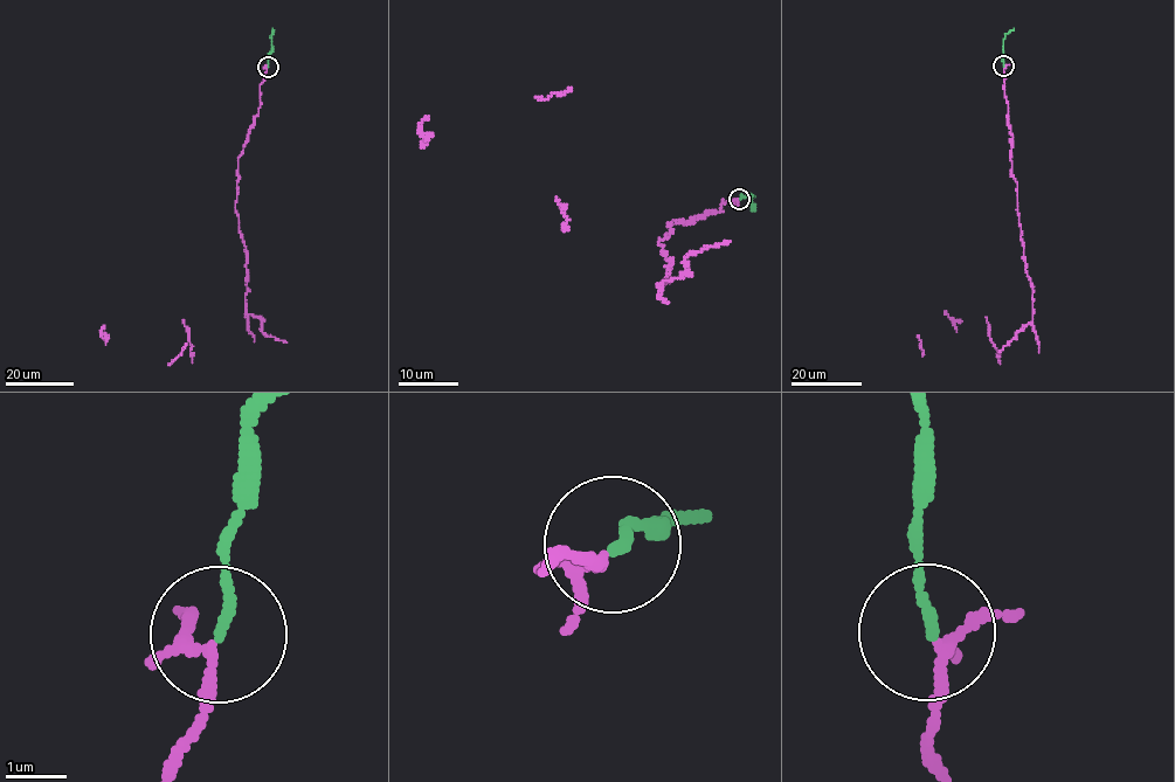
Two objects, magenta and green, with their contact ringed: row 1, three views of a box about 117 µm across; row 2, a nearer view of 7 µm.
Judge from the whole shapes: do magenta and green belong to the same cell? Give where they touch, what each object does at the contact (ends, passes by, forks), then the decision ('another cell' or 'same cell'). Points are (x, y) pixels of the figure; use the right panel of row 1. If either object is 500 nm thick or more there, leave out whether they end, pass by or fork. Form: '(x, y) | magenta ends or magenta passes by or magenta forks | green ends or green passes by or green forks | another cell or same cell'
(1003, 66) | magenta forks | green ends | same cell

